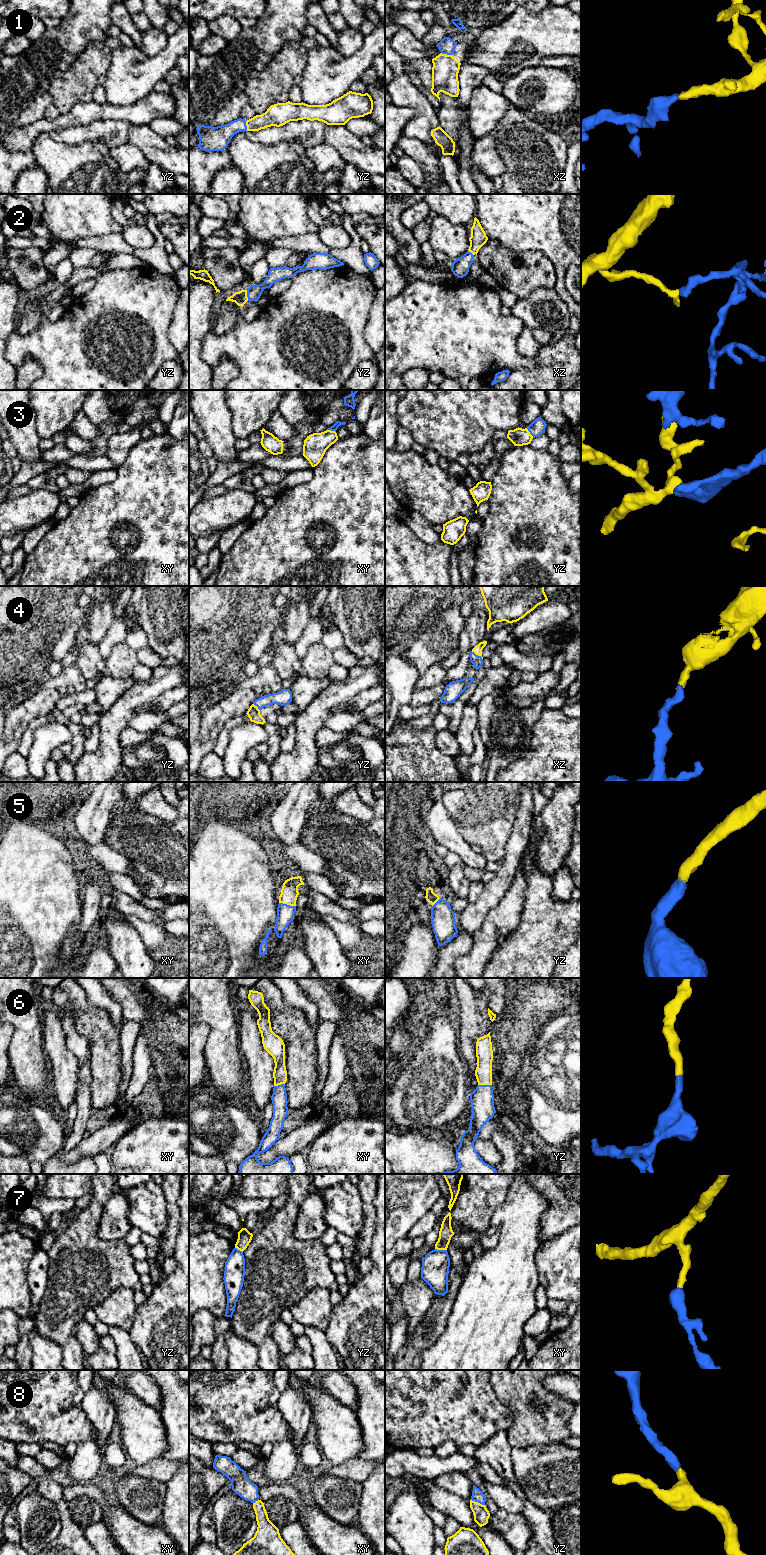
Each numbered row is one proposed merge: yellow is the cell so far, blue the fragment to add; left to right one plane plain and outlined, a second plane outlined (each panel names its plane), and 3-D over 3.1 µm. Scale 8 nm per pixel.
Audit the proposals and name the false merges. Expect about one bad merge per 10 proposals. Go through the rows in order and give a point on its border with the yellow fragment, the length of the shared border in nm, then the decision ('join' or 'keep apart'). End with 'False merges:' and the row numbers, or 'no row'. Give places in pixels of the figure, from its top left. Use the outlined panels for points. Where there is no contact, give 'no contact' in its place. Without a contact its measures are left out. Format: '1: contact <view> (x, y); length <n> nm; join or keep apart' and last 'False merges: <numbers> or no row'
1: contact xz (447, 55); length 100 nm; join
2: contact yz (246, 295); length 100 nm; join
3: contact yz (529, 433); length 100 nm; join
4: contact xz (477, 654); length 120 nm; join
5: contact xy (287, 904); length 140 nm; join
6: contact yz (484, 1084); length 100 nm; join
7: contact xy (441, 1249); length 100 nm; keep apart
8: contact yz (477, 1502); length 130 nm; join
False merges: 7

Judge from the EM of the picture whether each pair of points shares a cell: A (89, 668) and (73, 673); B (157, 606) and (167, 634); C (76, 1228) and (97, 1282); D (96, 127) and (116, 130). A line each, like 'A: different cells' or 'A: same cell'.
A: different cells
B: same cell
C: same cell
D: same cell

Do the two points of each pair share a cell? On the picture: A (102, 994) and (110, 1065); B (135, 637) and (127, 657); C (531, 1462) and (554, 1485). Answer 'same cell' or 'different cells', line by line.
A: different cells
B: different cells
C: same cell

